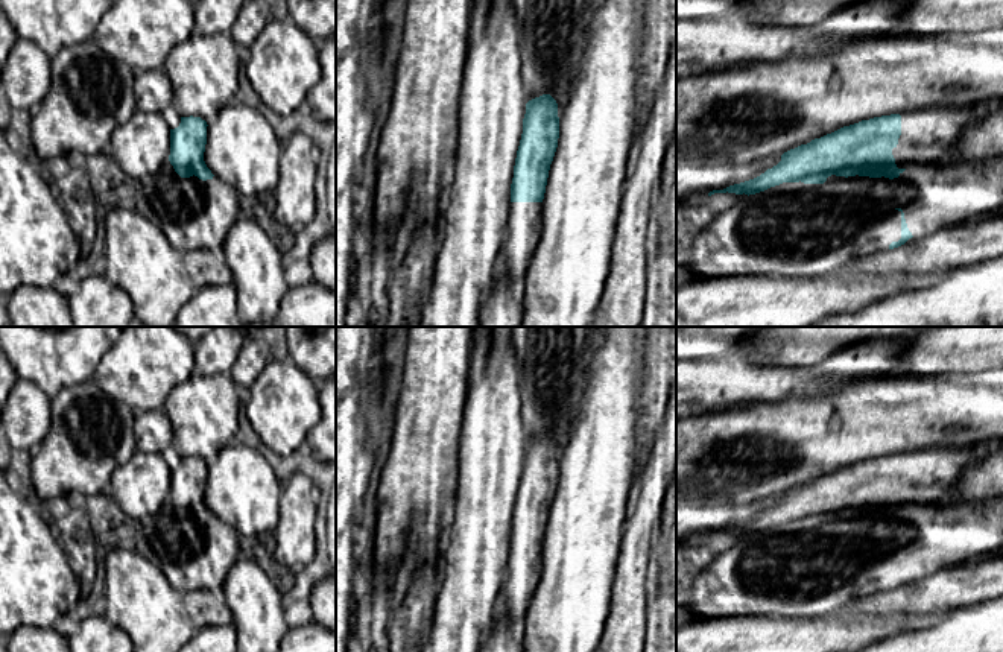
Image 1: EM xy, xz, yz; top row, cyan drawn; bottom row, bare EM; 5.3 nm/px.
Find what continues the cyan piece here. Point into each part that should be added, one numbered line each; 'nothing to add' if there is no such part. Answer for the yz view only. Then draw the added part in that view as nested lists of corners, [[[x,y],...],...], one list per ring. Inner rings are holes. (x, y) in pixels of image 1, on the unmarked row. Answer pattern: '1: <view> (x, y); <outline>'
1: yz (927, 474); [[[994,444],[942,445],[901,453],[901,476],[892,489],[897,508],[909,509],[938,503],[957,485],[970,465],[989,456]]]

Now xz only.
1: xz (523, 570); [[[511,543],[505,582],[498,593],[495,617],[508,617],[517,638],[523,626],[530,597],[541,574],[541,543]]]

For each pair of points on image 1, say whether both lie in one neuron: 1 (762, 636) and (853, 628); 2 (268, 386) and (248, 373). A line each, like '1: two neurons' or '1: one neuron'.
1: one neuron
2: two neurons

